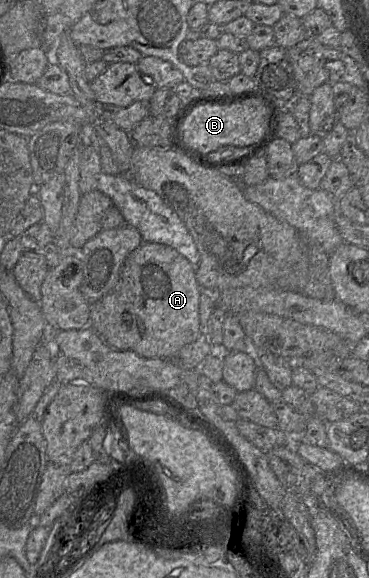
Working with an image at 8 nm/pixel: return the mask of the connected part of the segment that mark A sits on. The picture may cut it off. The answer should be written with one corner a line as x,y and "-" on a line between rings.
143,242
127,256
116,285
104,297
91,304
88,326
113,349
133,351
144,358
171,359
201,334
200,295
201,287
196,279
195,266
170,246

